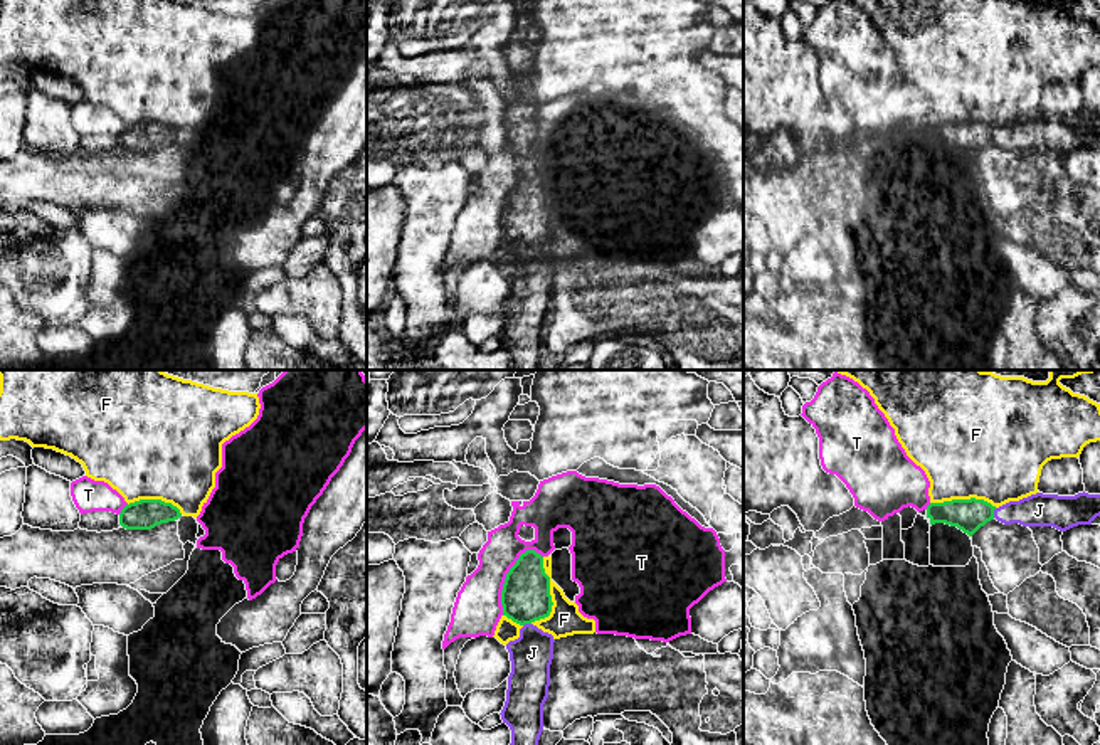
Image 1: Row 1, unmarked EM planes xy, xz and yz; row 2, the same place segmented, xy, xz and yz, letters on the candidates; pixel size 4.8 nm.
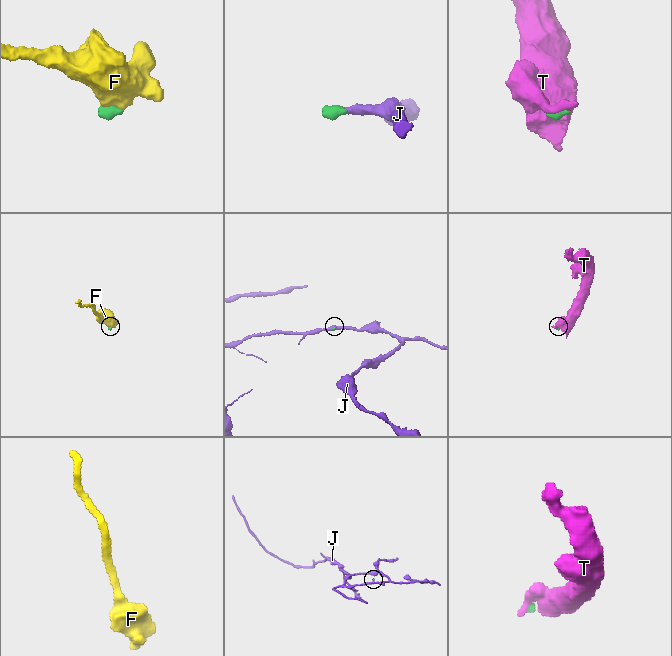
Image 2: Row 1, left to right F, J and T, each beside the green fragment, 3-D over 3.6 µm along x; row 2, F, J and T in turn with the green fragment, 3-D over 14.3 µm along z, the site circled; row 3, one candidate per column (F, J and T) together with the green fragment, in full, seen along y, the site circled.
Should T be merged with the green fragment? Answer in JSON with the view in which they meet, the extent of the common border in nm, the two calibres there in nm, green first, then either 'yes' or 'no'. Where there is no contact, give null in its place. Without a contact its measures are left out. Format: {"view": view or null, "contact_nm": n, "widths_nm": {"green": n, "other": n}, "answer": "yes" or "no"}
{"view": "xz", "contact_nm": 360, "widths_nm": {"green": 240, "other": 220}, "answer": "no"}

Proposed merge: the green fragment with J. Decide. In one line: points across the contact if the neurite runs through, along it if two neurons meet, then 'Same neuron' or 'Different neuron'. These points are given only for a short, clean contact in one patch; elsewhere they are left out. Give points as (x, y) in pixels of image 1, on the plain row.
Path across: yz (969, 138), (993, 137), (1038, 133). Same neuron

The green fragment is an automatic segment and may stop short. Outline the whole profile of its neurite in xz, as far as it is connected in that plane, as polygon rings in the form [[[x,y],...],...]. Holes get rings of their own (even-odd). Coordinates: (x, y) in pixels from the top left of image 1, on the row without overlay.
[[[526,173],[506,197],[501,214],[503,239],[520,247],[520,261],[510,264],[511,296],[501,343],[511,353],[508,370],[538,370],[543,355],[543,328],[548,321],[553,259],[533,246],[552,235],[550,200],[543,180]]]

